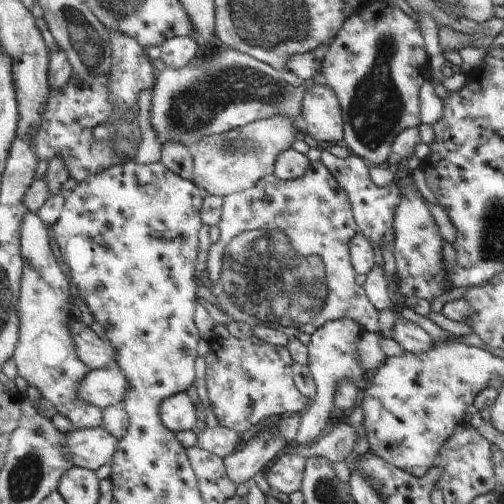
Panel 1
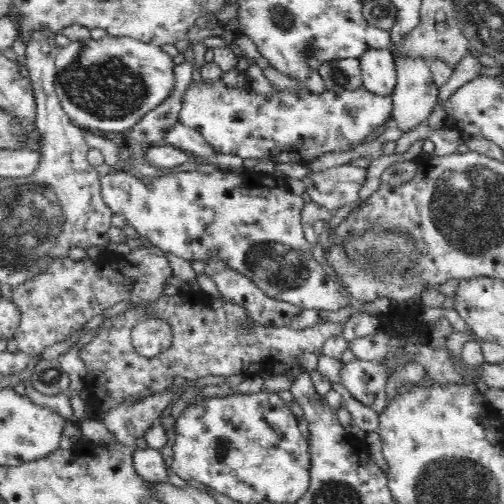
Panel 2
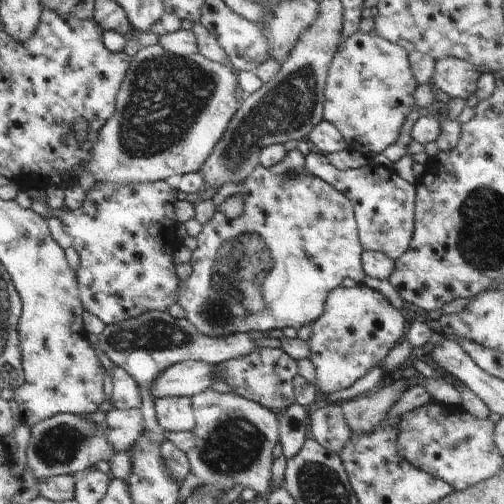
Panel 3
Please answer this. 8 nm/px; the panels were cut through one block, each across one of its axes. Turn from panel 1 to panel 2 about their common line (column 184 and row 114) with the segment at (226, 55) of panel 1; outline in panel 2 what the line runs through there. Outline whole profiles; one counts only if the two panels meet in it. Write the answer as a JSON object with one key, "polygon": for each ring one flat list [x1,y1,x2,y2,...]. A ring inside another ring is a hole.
{"polygon":[[104,36,100,40,76,40,56,54,56,92,64,112,84,130,102,130,104,134,126,134,144,114,160,106,176,88,174,58,160,46,134,38]]}

